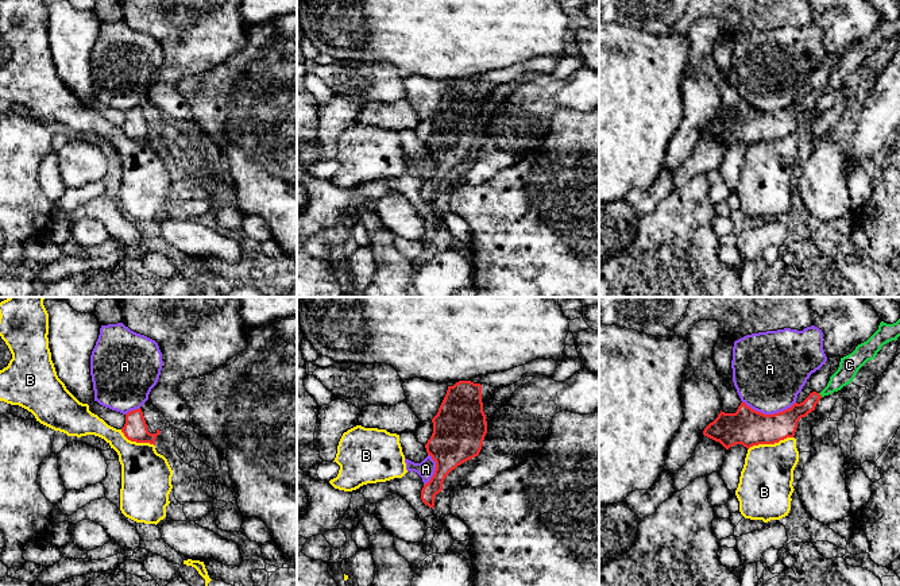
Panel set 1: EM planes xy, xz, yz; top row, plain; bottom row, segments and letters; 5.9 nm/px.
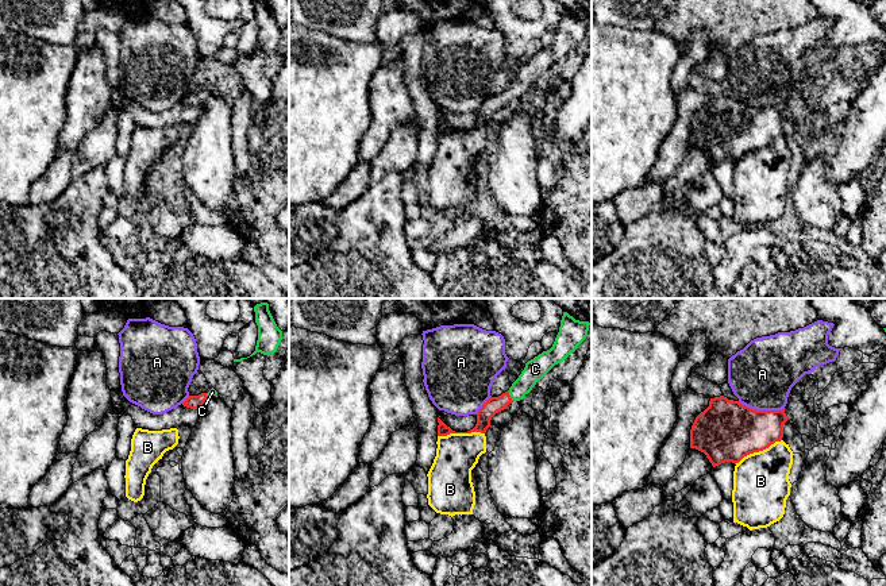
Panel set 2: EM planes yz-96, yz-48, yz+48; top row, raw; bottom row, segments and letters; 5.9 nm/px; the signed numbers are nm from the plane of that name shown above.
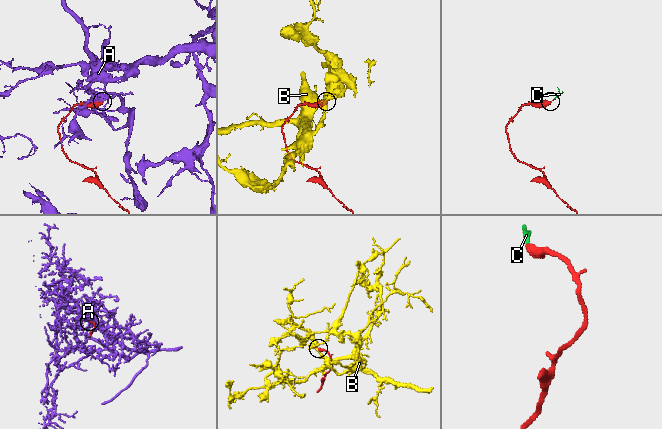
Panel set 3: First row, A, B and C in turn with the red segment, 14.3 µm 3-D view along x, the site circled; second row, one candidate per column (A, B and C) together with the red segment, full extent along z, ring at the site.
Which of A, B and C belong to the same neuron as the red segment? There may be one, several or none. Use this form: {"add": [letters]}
{"add": ["C"]}

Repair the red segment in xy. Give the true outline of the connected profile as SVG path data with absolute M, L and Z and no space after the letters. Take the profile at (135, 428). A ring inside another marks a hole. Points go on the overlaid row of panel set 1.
M140 408L131 410L125 415L125 424L121 428L121 432L131 442L150 443L154 446L155 446L157 436L161 433L159 429L157 429L155 433L148 432L147 424Z

